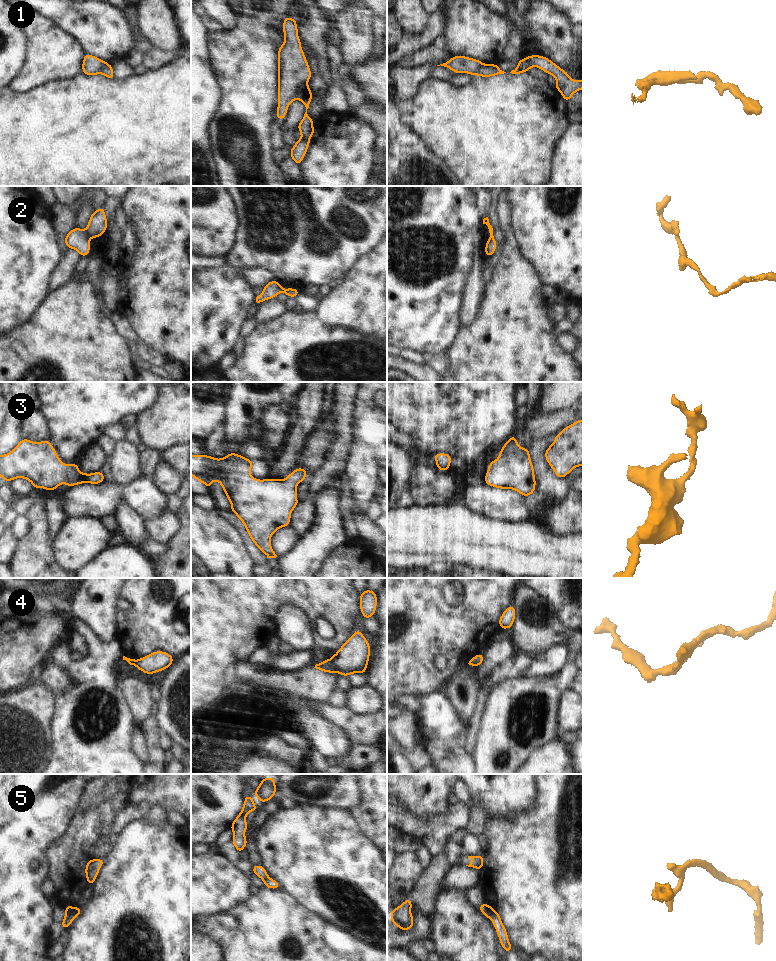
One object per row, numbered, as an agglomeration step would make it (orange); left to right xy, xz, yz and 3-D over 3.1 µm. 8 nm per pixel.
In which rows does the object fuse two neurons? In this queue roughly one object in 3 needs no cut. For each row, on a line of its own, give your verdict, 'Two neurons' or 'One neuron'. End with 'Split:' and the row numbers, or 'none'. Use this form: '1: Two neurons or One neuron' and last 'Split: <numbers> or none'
1: Two neurons
2: Two neurons
3: One neuron
4: Two neurons
5: Two neurons
Split: 1, 2, 4, 5.

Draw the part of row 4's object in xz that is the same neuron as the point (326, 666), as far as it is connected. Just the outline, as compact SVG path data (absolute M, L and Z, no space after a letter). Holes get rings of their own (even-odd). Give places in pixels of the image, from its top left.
M330 659L321 661L319 664L316 664L314 668L326 673L337 673L337 670L333 666L333 663L331 662Z

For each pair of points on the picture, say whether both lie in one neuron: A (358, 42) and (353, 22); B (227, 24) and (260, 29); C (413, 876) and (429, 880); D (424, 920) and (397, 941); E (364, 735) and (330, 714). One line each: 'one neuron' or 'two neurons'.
A: one neuron
B: two neurons
C: two neurons
D: one neuron
E: one neuron

